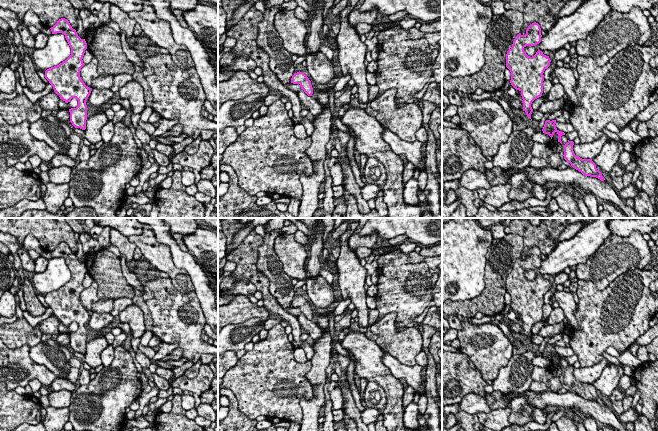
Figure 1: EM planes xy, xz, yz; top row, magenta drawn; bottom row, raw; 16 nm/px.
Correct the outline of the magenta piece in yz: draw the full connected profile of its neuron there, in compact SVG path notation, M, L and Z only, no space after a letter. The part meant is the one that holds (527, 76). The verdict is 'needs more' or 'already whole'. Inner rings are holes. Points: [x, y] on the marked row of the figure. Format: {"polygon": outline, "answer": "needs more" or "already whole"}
{"polygon": "M536 22L530 24L526 34L519 33L506 54L506 67L511 72L511 85L521 92L523 111L531 119L532 102L543 93L544 71L550 66L550 58L538 50L532 57L524 51L526 46L541 42L541 28Z", "answer": "already whole"}

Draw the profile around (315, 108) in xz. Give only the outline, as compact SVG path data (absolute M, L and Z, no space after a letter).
M300 89L297 92L297 95L302 107L307 108L314 117L319 116L324 111L325 108L316 100L316 98L308 96L303 89Z

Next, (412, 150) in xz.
M384 128L382 138L386 143L389 144L392 152L397 155L405 155L409 162L426 172L425 157L422 154L422 143L420 141L403 141L387 128Z

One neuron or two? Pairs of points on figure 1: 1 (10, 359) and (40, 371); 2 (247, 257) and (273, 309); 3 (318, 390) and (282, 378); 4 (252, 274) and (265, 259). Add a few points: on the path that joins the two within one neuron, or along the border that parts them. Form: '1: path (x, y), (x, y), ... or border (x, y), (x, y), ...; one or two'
1: path (17, 362), (24, 369), (33, 370); one
2: path (250, 270), (261, 281), (264, 290), (270, 296); one
3: border (311, 364), (312, 396), (301, 398), (302, 410); two
4: border (260, 245), (257, 268), (267, 278), (268, 289); two

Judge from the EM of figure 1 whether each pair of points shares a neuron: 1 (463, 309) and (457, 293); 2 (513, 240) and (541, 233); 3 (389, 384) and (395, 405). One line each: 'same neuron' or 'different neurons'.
1: different neurons
2: different neurons
3: same neuron

